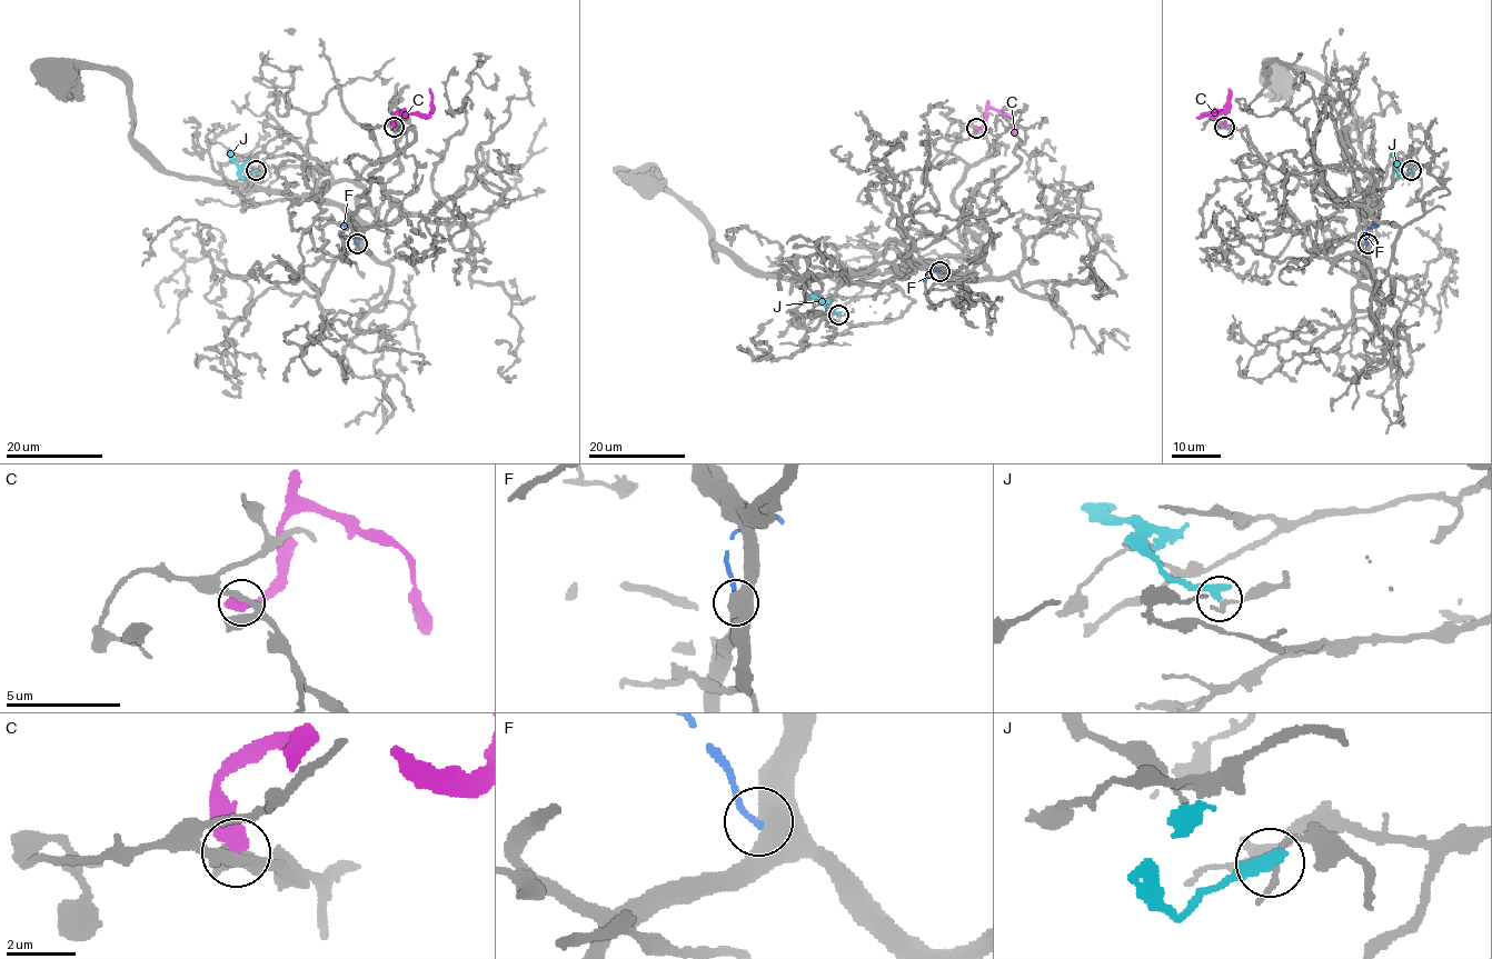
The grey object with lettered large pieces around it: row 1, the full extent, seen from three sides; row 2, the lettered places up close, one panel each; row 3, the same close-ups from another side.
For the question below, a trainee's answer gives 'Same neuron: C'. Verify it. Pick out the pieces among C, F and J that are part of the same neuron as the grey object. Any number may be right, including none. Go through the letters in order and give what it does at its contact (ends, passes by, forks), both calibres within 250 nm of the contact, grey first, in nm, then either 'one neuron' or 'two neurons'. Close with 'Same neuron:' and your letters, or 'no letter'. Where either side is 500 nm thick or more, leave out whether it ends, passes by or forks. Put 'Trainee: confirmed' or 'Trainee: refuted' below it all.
C: it ends; calibres 280 and 480 nm; two neurons
F: calibres 800 and 170 nm; two neurons
J: it ends; calibres 160 and 360 nm; two neurons
Same neuron: no letter
Trainee: refuted

